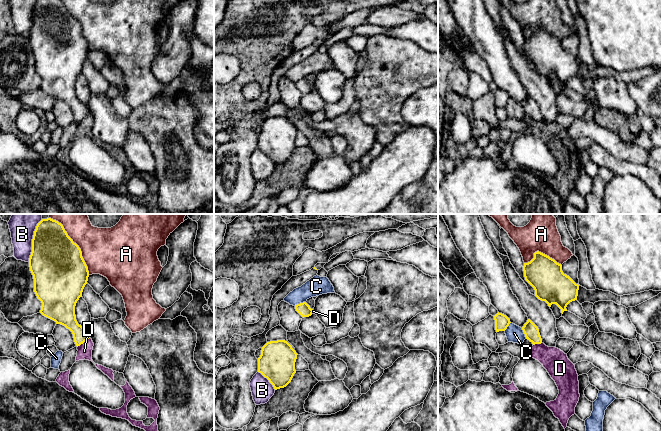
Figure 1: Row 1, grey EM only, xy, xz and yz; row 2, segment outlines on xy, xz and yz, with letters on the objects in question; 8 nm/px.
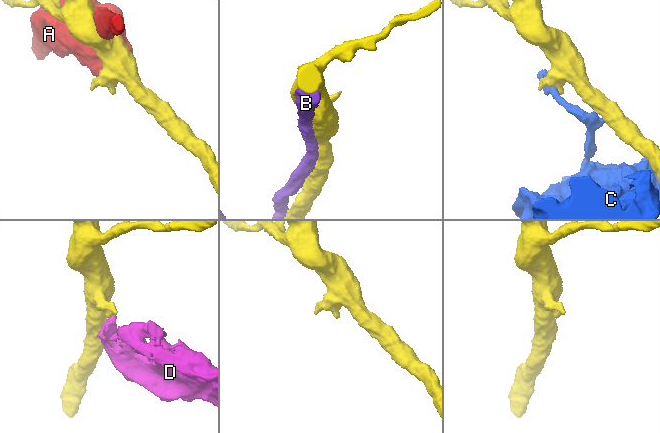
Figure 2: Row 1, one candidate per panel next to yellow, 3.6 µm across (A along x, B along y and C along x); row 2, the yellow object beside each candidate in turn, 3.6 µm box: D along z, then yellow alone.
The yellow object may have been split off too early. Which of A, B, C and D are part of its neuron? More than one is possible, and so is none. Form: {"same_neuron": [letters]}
{"same_neuron": []}

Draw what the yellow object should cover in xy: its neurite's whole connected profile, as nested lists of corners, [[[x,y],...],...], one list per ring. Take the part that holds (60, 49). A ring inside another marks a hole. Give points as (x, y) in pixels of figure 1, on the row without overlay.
[[[37,0],[32,15],[29,43],[34,55],[34,68],[41,77],[40,89],[69,105],[76,122],[90,114],[78,100],[75,82],[87,60],[89,47],[79,22],[68,12],[62,0]]]

